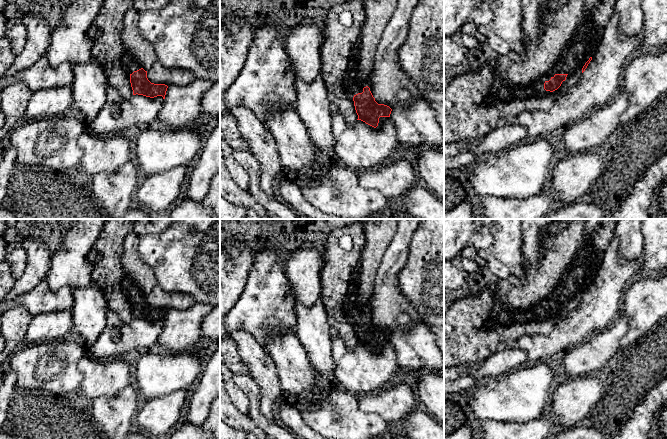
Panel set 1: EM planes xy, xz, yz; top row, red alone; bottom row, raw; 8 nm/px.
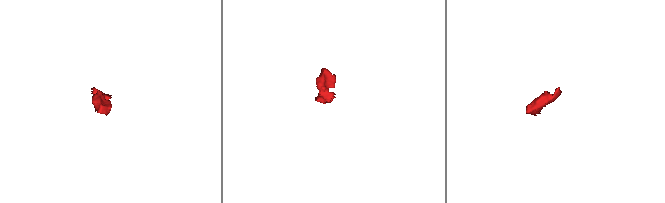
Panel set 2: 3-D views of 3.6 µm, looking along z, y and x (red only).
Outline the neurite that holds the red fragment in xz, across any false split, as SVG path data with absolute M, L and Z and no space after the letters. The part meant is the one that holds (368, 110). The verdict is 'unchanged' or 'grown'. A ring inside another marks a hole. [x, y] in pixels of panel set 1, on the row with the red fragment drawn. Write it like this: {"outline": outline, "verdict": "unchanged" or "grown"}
{"outline": "M368 86L363 88L362 93L353 97L354 106L358 115L357 120L376 128L380 117L390 117L392 109L384 104L378 104Z", "verdict": "unchanged"}

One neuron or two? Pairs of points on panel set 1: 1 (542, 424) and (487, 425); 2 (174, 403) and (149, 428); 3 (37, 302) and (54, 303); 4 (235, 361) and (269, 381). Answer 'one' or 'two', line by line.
1: one
2: one
3: one
4: two

